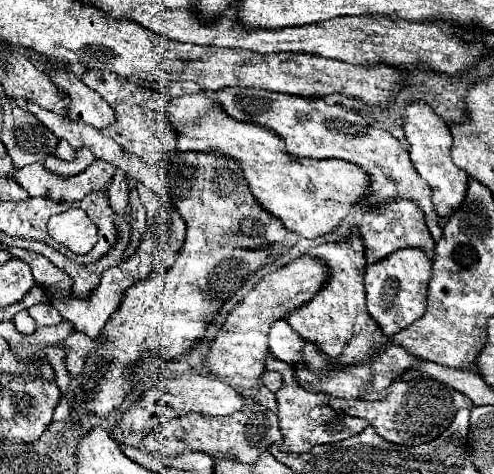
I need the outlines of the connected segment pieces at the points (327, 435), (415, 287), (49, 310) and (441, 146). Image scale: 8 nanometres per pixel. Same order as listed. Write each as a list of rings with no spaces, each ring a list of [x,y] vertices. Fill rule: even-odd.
[[[272,353],[266,357],[266,369],[268,371],[278,371],[282,375],[282,387],[276,391],[278,399],[278,423],[282,431],[282,451],[292,451],[292,453],[306,453],[314,445],[320,443],[336,443],[342,439],[348,439],[352,435],[358,435],[368,427],[366,419],[346,415],[342,411],[332,409],[328,404],[329,397],[324,400],[324,394],[306,391],[300,387],[300,383],[294,379],[294,371],[288,363],[276,359]]]
[[[398,249],[386,259],[374,265],[366,265],[364,285],[366,285],[366,307],[374,321],[386,335],[394,335],[404,327],[412,325],[426,311],[426,289],[430,281],[430,259],[420,249]]]
[[[34,305],[30,309],[32,319],[36,321],[36,327],[48,327],[48,325],[58,325],[62,323],[62,315],[52,307],[52,305]]]
[[[412,101],[410,105],[406,105],[404,109],[404,117],[402,117],[402,131],[404,137],[410,145],[410,159],[414,163],[414,169],[418,171],[418,175],[430,185],[432,189],[432,203],[434,203],[434,211],[440,217],[450,215],[450,211],[456,211],[458,205],[464,199],[466,193],[466,181],[468,175],[454,165],[452,157],[450,157],[450,149],[452,149],[452,135],[448,125],[430,109],[430,105],[426,105],[424,101]]]

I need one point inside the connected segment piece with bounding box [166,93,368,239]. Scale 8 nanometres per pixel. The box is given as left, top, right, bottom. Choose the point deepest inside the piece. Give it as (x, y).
(310, 197)

